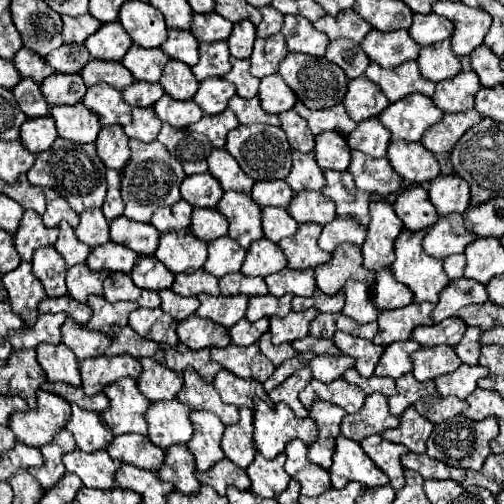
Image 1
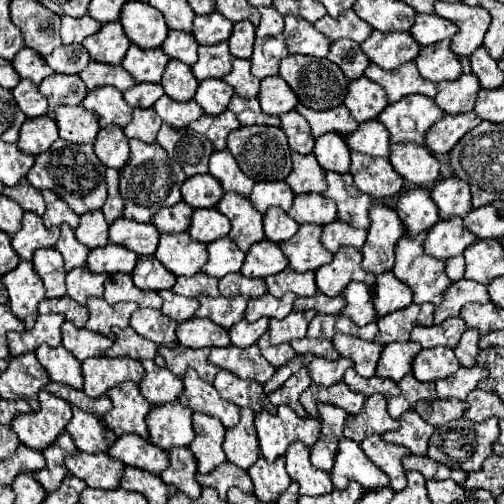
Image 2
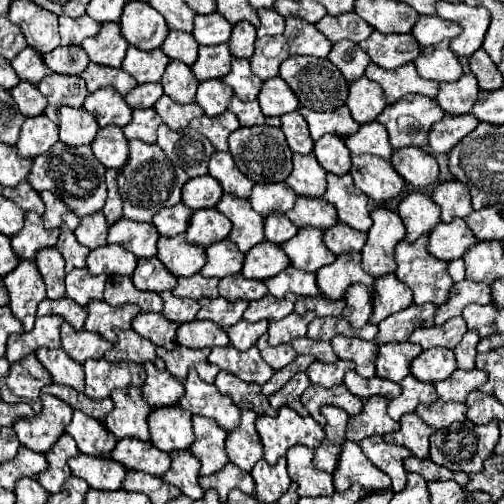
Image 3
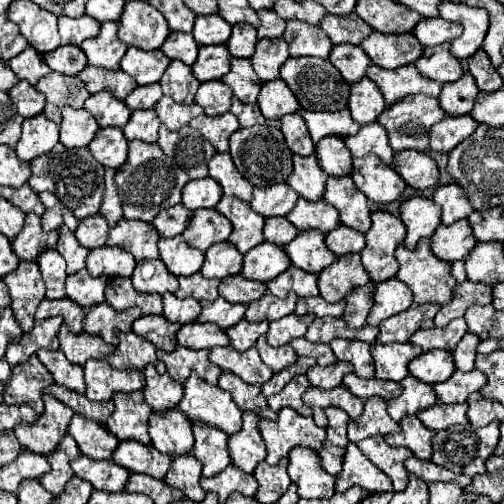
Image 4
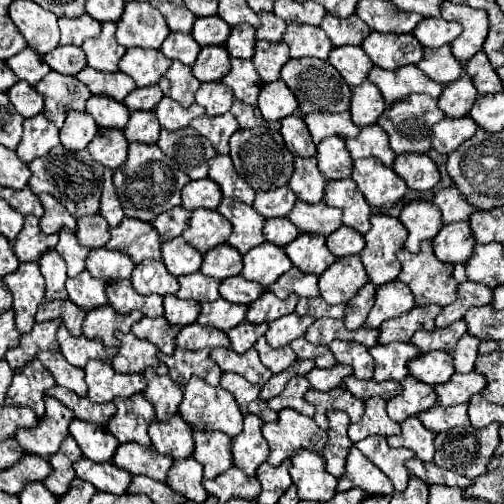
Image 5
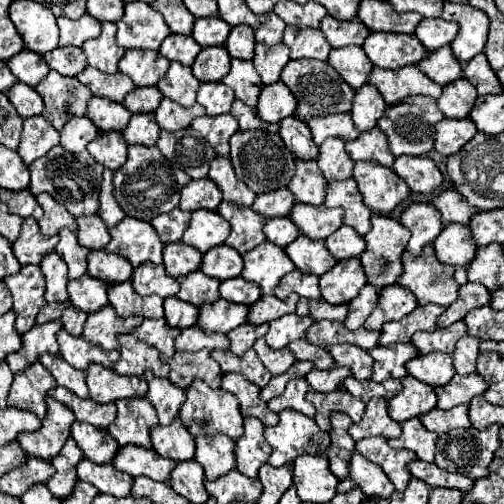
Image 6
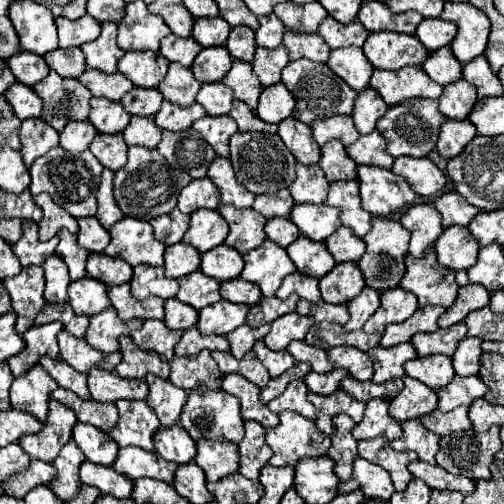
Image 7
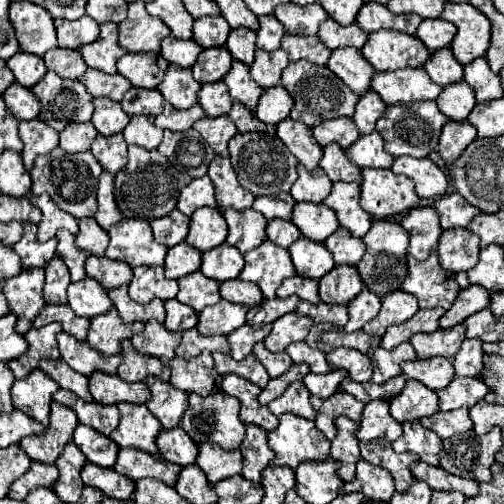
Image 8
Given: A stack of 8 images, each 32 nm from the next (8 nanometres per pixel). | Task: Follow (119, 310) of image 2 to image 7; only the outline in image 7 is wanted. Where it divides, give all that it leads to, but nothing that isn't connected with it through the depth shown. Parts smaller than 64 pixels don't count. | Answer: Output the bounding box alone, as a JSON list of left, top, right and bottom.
[86,306,142,354]

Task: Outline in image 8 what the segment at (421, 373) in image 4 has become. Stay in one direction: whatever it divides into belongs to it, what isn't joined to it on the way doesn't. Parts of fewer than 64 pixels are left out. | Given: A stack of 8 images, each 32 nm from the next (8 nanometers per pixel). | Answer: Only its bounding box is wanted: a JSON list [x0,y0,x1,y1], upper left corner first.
[402,356,454,390]

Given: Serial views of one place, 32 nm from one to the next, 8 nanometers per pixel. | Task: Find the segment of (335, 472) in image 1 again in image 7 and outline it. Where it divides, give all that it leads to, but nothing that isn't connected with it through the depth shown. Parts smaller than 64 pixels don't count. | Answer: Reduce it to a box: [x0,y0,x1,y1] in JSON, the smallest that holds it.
[338,456,394,500]

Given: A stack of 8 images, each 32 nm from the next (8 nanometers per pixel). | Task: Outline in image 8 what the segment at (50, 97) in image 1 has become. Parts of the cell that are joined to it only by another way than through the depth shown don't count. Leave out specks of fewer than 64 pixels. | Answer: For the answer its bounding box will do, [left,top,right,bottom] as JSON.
[32,70,94,132]

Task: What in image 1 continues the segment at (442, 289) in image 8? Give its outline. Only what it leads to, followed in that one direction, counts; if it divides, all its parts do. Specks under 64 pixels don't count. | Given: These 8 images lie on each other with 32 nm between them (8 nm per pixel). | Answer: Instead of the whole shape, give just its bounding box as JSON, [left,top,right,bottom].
[392,228,450,304]

